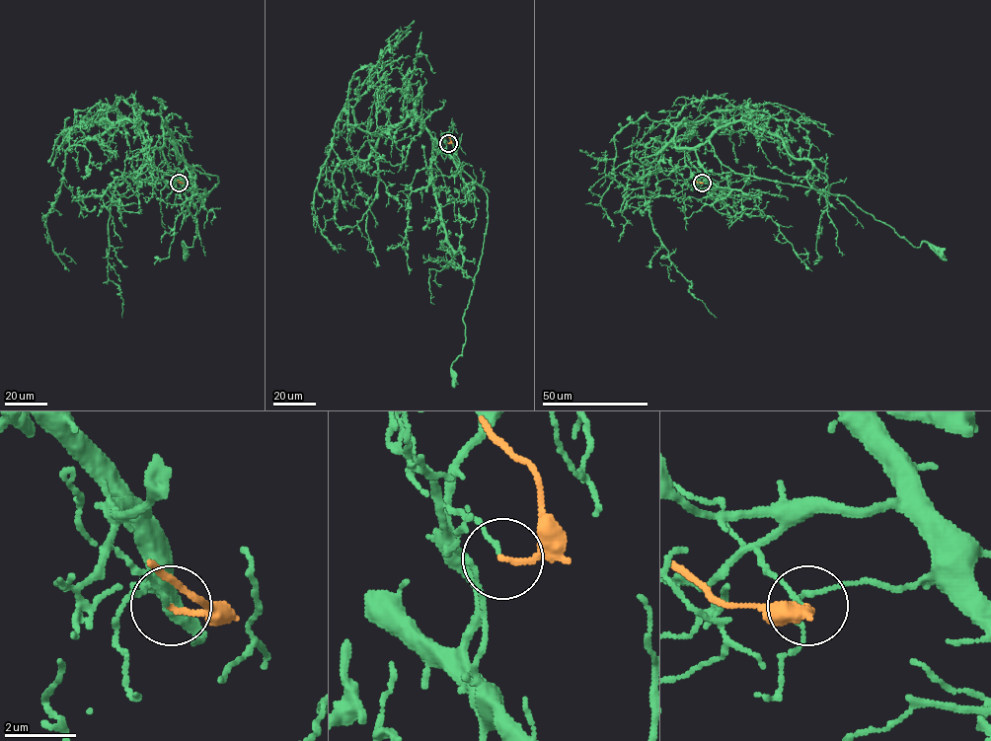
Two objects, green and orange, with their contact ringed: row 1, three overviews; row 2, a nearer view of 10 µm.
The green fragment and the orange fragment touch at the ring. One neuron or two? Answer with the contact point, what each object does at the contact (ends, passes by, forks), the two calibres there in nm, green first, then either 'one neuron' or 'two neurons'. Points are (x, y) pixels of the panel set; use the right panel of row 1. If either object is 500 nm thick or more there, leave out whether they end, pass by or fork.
(702, 183) | green passes by | orange ends | 80/160 nm | two neurons

